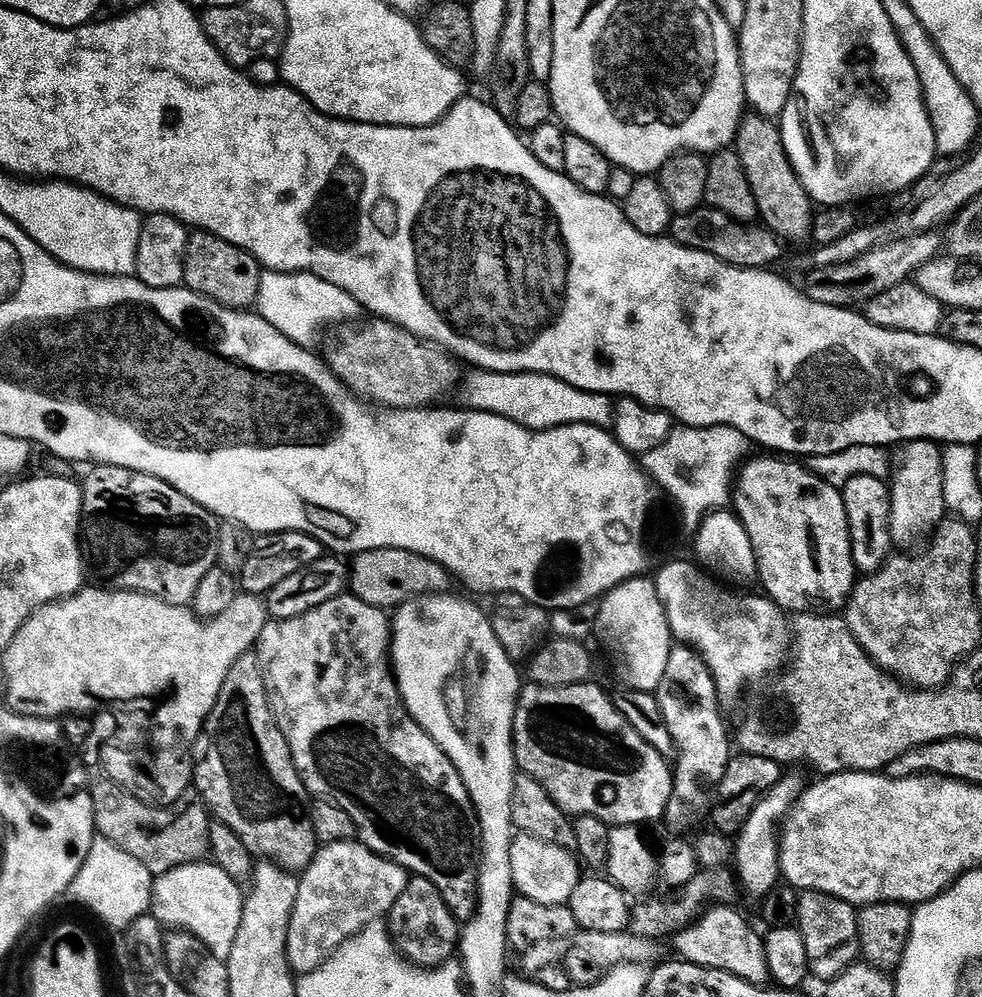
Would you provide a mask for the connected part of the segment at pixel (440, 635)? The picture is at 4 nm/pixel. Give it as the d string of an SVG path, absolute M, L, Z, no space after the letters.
M436 590L431 594L413 596L412 599L404 601L403 604L395 609L394 617L391 621L390 668L394 673L395 682L400 688L400 696L404 699L404 704L408 708L408 713L419 722L422 730L426 730L426 734L430 734L430 738L434 738L434 742L438 742L438 746L448 755L450 762L454 762L454 766L458 770L458 774L470 794L472 804L476 807L476 816L479 820L479 858L486 858L487 856L510 856L514 839L512 799L514 798L514 786L516 785L516 777L518 775L516 751L512 748L512 723L514 722L514 714L516 713L516 699L520 697L522 679L520 680L519 674L516 673L517 665L506 654L502 642L498 642L498 638L492 629L492 621L489 613L487 611L484 613L478 605L471 604L470 601L463 600L460 596L447 596L448 594L447 591Z

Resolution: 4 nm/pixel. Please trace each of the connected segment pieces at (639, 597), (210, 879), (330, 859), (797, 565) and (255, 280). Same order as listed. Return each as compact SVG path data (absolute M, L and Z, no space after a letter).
M646 576L632 577L626 583L613 588L605 593L599 601L595 618L595 639L598 638L601 644L612 654L617 672L626 682L624 683L625 687L629 690L655 693L662 682L662 678L665 677L669 654L672 653L674 647L674 637L669 630L665 606L658 598L655 581L649 577L646 579Z
M196 861L163 872L153 879L150 914L165 927L188 931L222 958L237 937L244 898L241 883L230 878L215 862Z
M356 840L334 842L333 844L325 844L317 847L316 857L309 862L308 867L304 869L302 875L299 877L298 898L294 902L294 910L292 911L292 917L290 918L290 924L288 926L288 964L292 968L293 973L303 974L312 972L316 968L321 968L351 936L358 935L366 925L379 921L381 917L389 913L395 902L398 901L399 895L406 888L409 879L410 873L401 864L396 864L393 860L387 860L385 856L379 856L378 853L370 851L367 845L361 844Z
M760 454L745 459L734 476L734 512L744 524L756 559L756 575L768 599L788 614L809 610L840 610L852 597L858 569L852 561L852 543L844 493L816 472L803 468L803 463L780 454Z
M193 231L188 238L184 259L183 287L210 298L227 308L248 310L258 298L262 265L246 250L209 232Z

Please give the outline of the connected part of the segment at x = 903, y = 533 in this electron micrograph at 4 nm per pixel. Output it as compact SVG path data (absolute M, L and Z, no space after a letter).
M915 440L901 445L895 452L888 482L891 494L891 538L893 545L908 550L920 538L927 539L946 518L943 449L935 441Z

